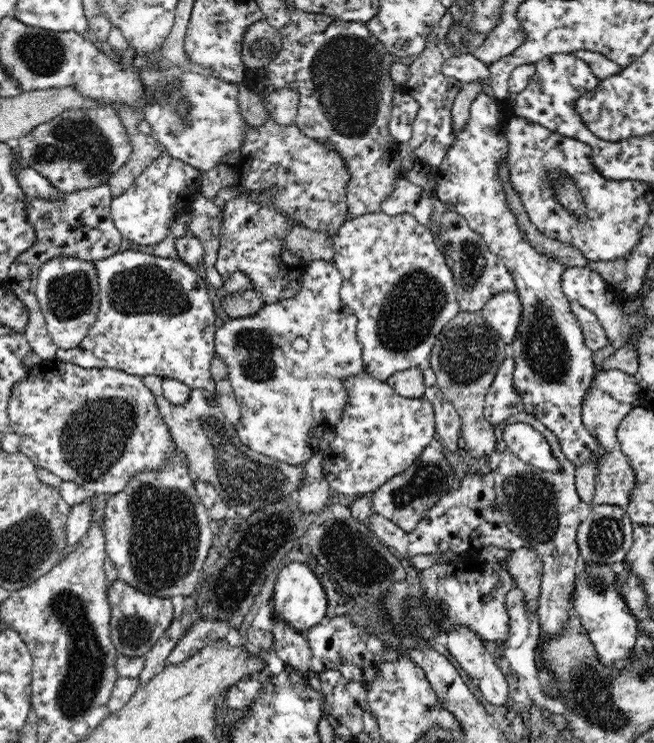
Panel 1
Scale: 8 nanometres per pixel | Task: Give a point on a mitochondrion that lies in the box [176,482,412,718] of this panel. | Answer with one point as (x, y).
(338, 538)

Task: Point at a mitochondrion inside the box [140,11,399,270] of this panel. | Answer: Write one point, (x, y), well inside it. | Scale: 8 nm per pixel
(347, 69)

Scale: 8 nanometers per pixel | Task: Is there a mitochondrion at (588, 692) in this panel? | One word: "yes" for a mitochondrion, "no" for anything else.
yes

